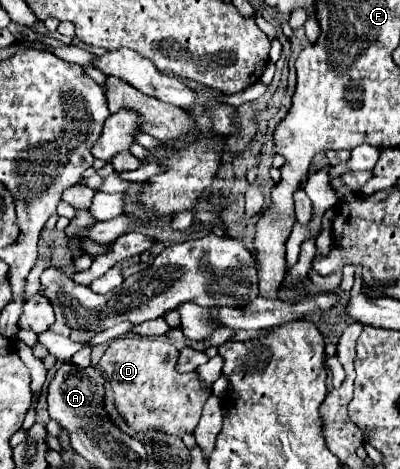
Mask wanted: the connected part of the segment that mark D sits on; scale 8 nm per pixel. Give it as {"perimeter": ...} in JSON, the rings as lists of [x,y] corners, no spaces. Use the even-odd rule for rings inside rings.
{"perimeter":[[[116,338],[106,348],[100,366],[114,392],[116,412],[134,432],[162,432],[176,438],[194,434],[202,416],[202,406],[210,398],[212,390],[204,388],[198,372],[178,372],[176,362],[178,350],[174,344],[160,338]]]}

